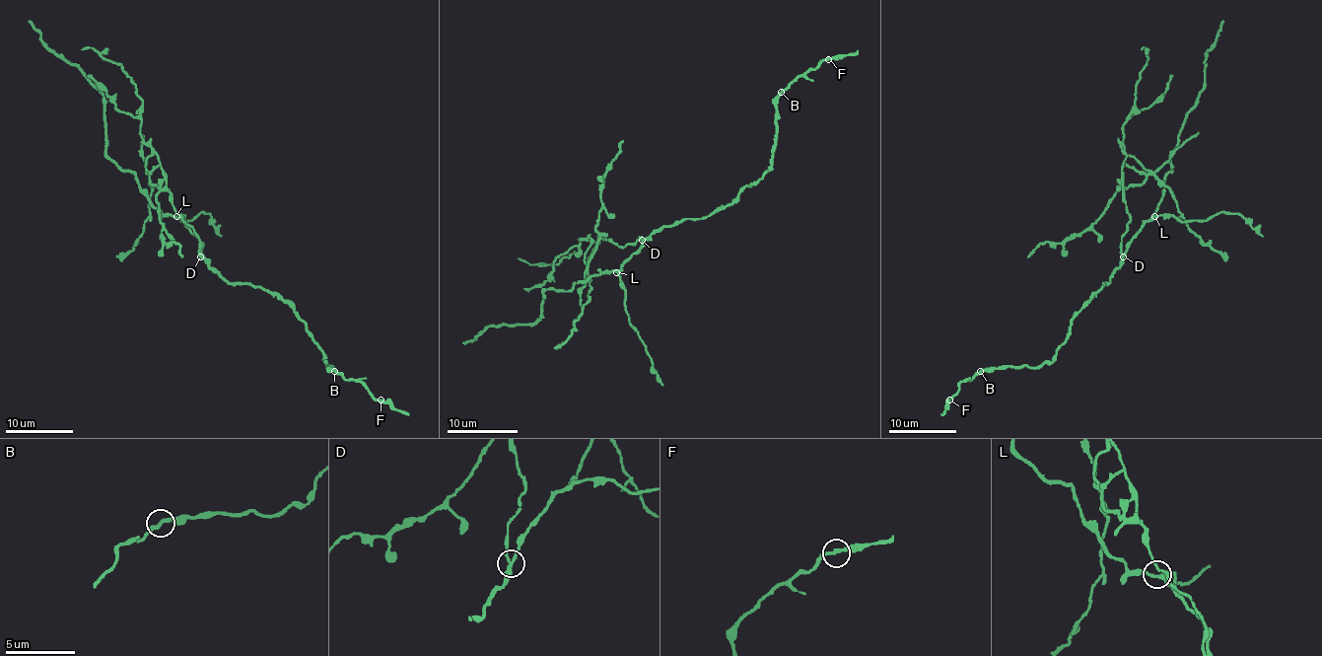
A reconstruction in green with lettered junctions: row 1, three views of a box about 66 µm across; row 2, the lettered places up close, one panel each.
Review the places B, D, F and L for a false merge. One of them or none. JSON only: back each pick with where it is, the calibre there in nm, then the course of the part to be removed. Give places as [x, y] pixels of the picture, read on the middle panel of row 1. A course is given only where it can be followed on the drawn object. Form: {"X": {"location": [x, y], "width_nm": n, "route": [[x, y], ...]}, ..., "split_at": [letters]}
{"D": {"location": [642, 240], "width_nm": 200, "route": [[641, 240], [620, 248], [611, 240], [579, 240], [581, 251], [554, 264], [529, 264], [518, 257]]}, "split_at": ["D"]}

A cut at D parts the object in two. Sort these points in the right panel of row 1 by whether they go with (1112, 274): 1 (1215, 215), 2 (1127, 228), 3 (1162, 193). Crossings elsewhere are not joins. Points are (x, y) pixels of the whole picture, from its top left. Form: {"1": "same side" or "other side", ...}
{"1": "same side", "2": "other side", "3": "same side"}

